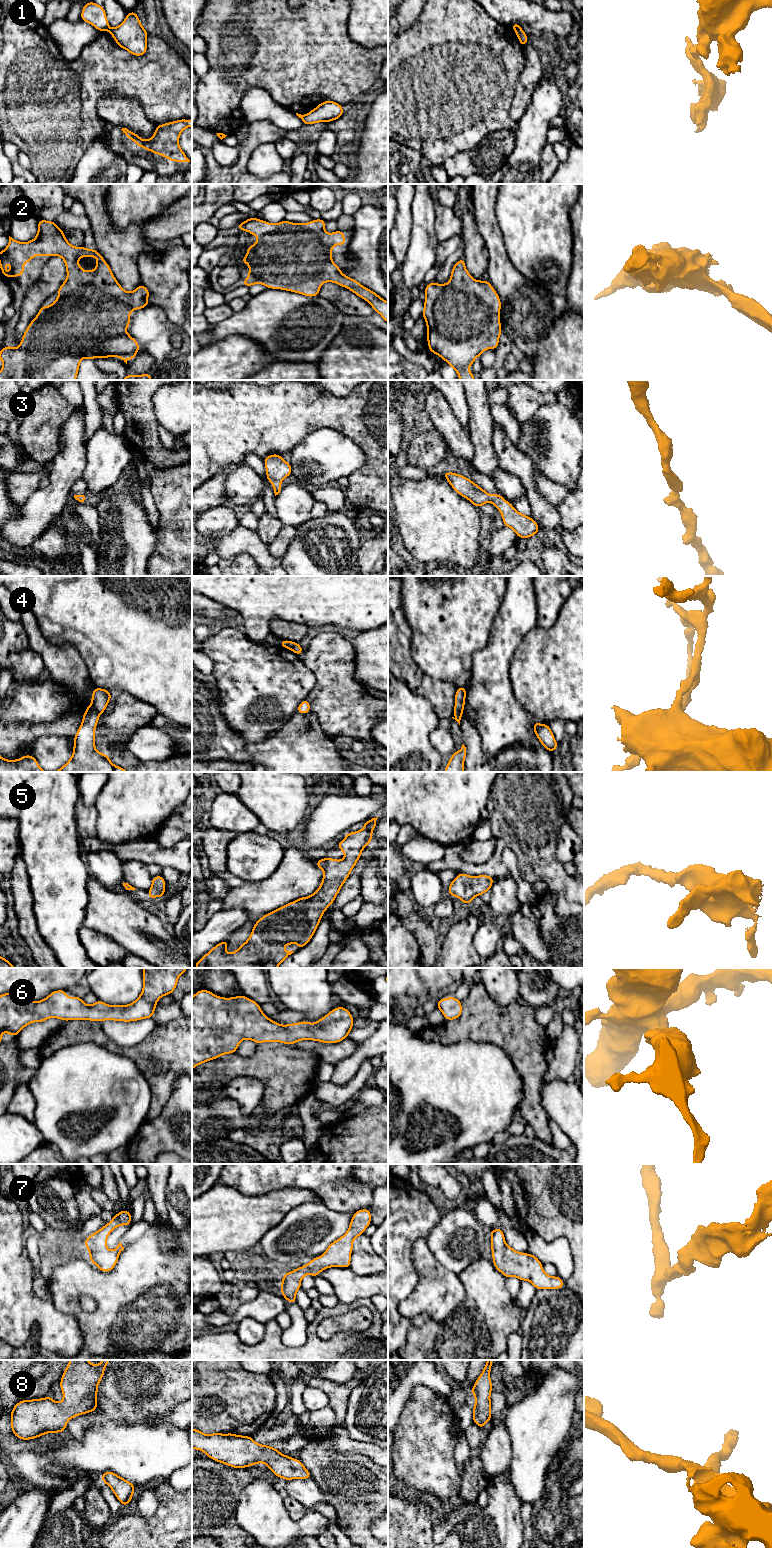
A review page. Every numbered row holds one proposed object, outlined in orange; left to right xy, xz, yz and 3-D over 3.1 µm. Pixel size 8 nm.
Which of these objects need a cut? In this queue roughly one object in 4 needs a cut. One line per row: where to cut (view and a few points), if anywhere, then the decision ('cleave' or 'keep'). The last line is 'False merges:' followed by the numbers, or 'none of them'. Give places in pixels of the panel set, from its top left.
1: cut in xy along (109, 28), (107, 30); cleave
2: no cut; keep
3: no cut; keep
4: cut in xy along (90, 705), (100, 713); cleave
5: no cut; keep
6: no cut; keep
7: no cut; keep
8: no cut; keep
False merges: 1, 4

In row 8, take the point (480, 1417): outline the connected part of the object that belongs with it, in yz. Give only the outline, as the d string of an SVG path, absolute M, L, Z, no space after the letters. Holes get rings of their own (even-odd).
M487 1360L484 1370L477 1378L470 1391L474 1394L475 1405L473 1406L473 1423L484 1429L485 1423L492 1419L491 1415L491 1392L492 1382L490 1378L493 1360Z

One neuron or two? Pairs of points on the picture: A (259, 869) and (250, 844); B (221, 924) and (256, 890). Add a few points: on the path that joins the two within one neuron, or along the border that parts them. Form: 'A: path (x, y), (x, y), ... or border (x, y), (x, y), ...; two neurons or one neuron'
A: path (258, 863), (250, 853), (250, 850); one neuron
B: border (222, 908), (242, 908), (246, 913), (247, 920); two neurons

